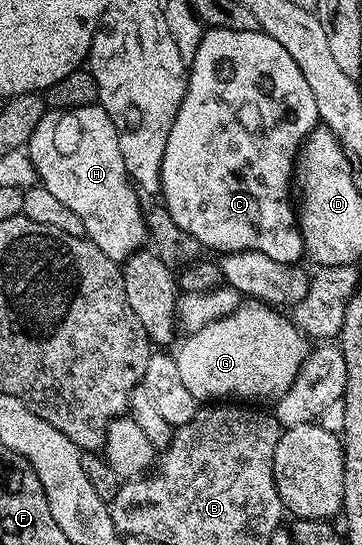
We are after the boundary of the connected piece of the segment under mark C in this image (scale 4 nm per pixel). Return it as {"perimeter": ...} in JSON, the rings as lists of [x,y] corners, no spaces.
{"perimeter":[[[213,27],[213,28],[210,28],[210,29],[207,29],[207,30],[204,30],[204,33],[203,33],[203,36],[202,36],[202,37],[201,37],[201,41],[200,41],[200,42],[199,42],[199,44],[198,44],[198,45],[197,45],[197,53],[196,53],[196,54],[195,54],[195,56],[194,56],[194,57],[193,57],[193,65],[192,65],[192,66],[191,66],[191,72],[190,72],[190,73],[189,73],[189,85],[188,85],[188,86],[187,86],[187,92],[186,92],[186,93],[185,93],[185,97],[184,97],[184,98],[183,98],[183,100],[182,100],[182,101],[181,101],[181,109],[177,109],[177,117],[176,117],[176,118],[175,118],[175,120],[174,120],[174,121],[173,121],[173,129],[169,129],[169,141],[165,141],[165,161],[161,161],[161,203],[162,203],[162,206],[164,206],[164,207],[166,207],[166,209],[167,209],[167,210],[168,210],[168,211],[169,211],[169,216],[170,216],[170,217],[173,217],[173,221],[175,221],[175,222],[176,222],[176,223],[177,223],[177,225],[179,225],[179,226],[180,226],[180,227],[181,227],[181,229],[185,229],[185,232],[186,232],[186,233],[189,233],[189,236],[191,236],[191,237],[193,237],[193,238],[195,238],[195,239],[196,239],[196,241],[197,241],[197,242],[198,242],[198,243],[199,243],[199,244],[200,244],[200,246],[201,246],[201,247],[202,247],[202,248],[203,248],[203,249],[209,249],[209,247],[212,247],[212,249],[213,249],[213,250],[215,250],[215,251],[219,251],[219,252],[218,252],[218,253],[226,253],[226,252],[231,252],[231,251],[245,251],[245,250],[256,250],[256,251],[258,251],[258,252],[259,252],[259,253],[265,253],[265,255],[266,255],[266,256],[268,256],[268,257],[273,257],[273,260],[275,260],[275,261],[281,261],[281,262],[287,262],[287,263],[296,263],[296,264],[298,264],[298,263],[299,263],[299,262],[300,262],[300,260],[302,260],[302,259],[303,259],[303,258],[304,258],[304,255],[305,255],[305,252],[304,252],[304,250],[303,250],[303,237],[302,237],[302,229],[301,229],[301,227],[300,227],[300,216],[299,216],[299,215],[298,215],[298,214],[297,214],[297,207],[296,207],[296,204],[295,204],[295,203],[294,203],[294,202],[293,202],[293,204],[291,204],[291,178],[293,178],[293,180],[294,180],[294,179],[295,179],[295,178],[296,178],[296,175],[297,175],[297,160],[298,160],[298,157],[299,157],[299,154],[300,154],[300,148],[301,148],[301,147],[303,147],[303,145],[304,145],[304,140],[305,140],[305,139],[307,139],[307,137],[308,137],[308,136],[309,136],[309,135],[311,135],[311,133],[312,133],[312,132],[313,132],[313,131],[314,131],[314,130],[315,130],[315,128],[316,128],[316,126],[317,126],[317,124],[318,124],[318,123],[319,123],[319,114],[318,114],[318,113],[317,113],[317,101],[313,101],[313,93],[312,93],[312,91],[310,91],[310,89],[309,89],[309,84],[307,84],[307,82],[306,82],[306,81],[305,81],[305,76],[303,76],[303,75],[302,75],[302,74],[301,74],[301,69],[300,69],[300,68],[299,68],[299,66],[298,66],[298,65],[297,65],[297,61],[293,61],[293,57],[289,57],[289,52],[287,52],[287,51],[286,51],[286,49],[284,49],[284,47],[282,47],[282,46],[281,46],[281,45],[280,45],[280,44],[279,44],[279,42],[278,42],[278,41],[273,41],[273,37],[269,37],[269,36],[268,36],[268,35],[267,35],[267,34],[266,34],[266,33],[264,33],[264,31],[261,31],[261,30],[257,30],[257,31],[234,31],[234,30],[233,30],[233,29],[225,29],[225,28],[224,28],[224,27]]]}

